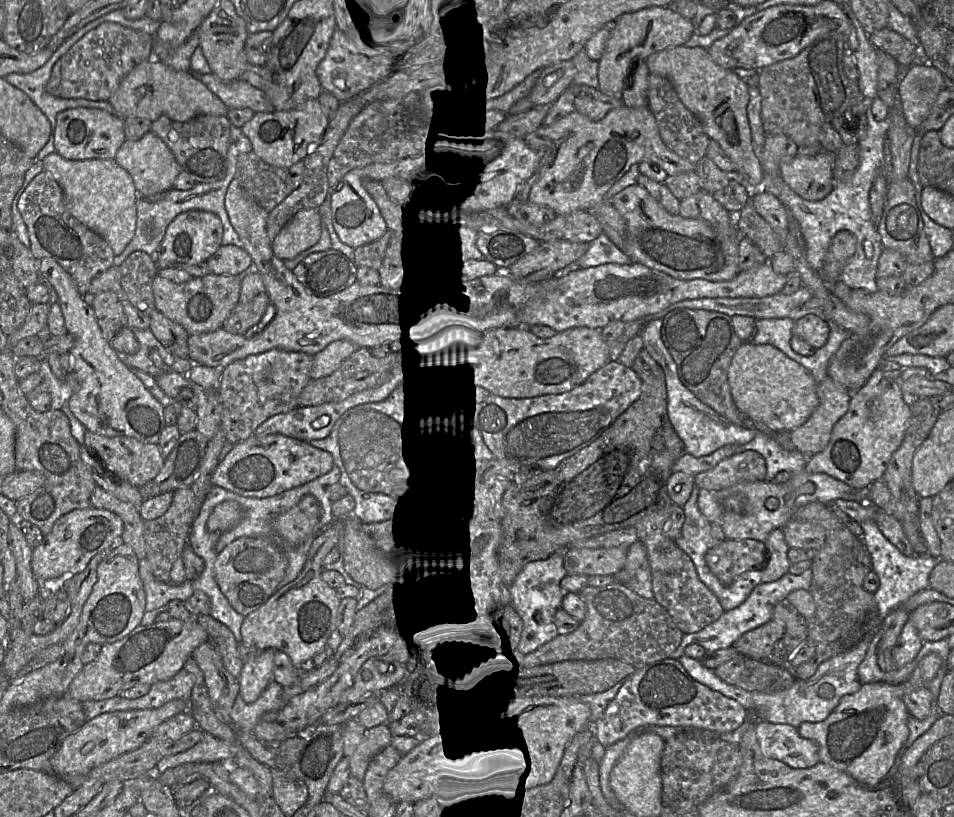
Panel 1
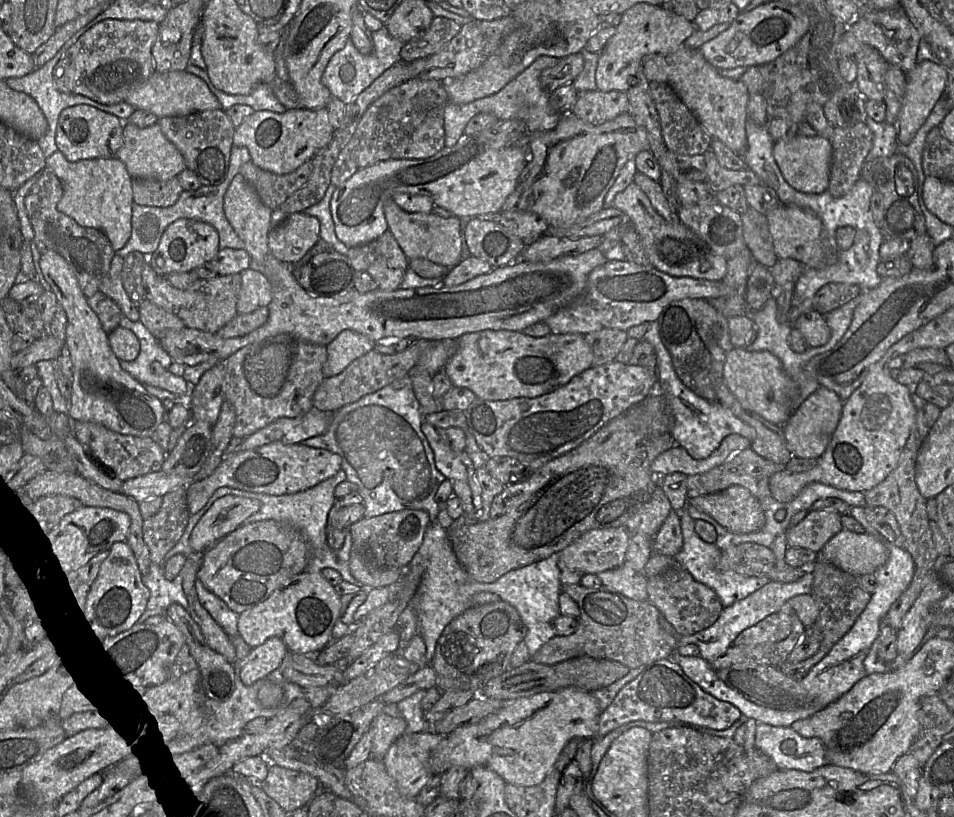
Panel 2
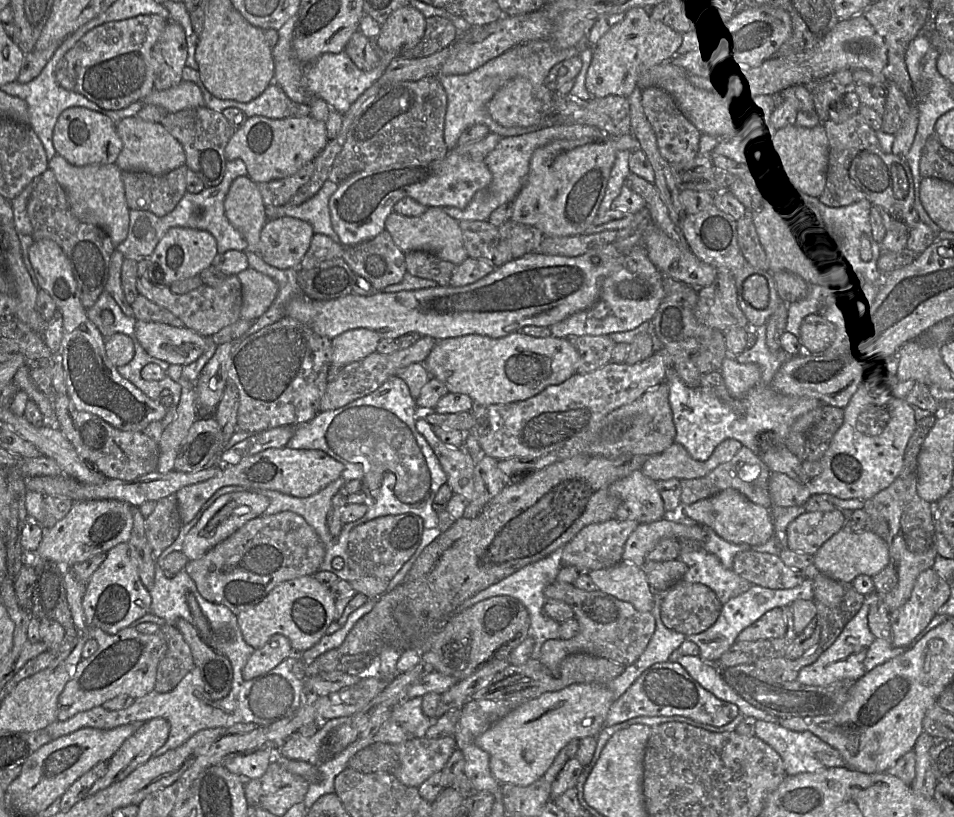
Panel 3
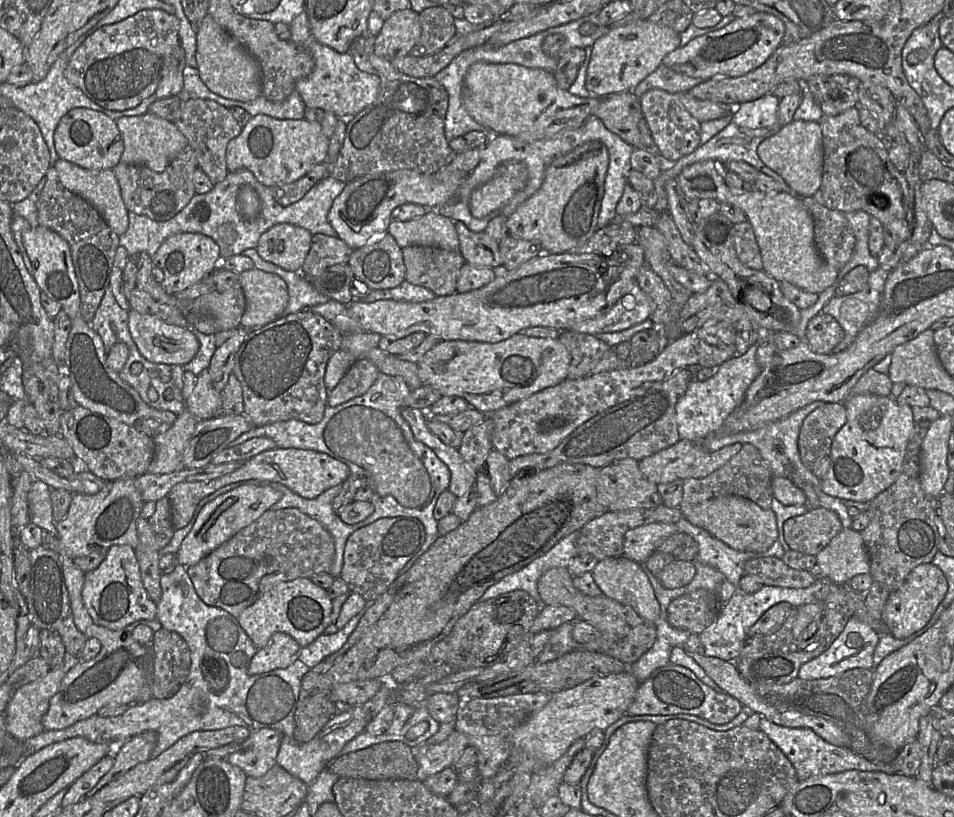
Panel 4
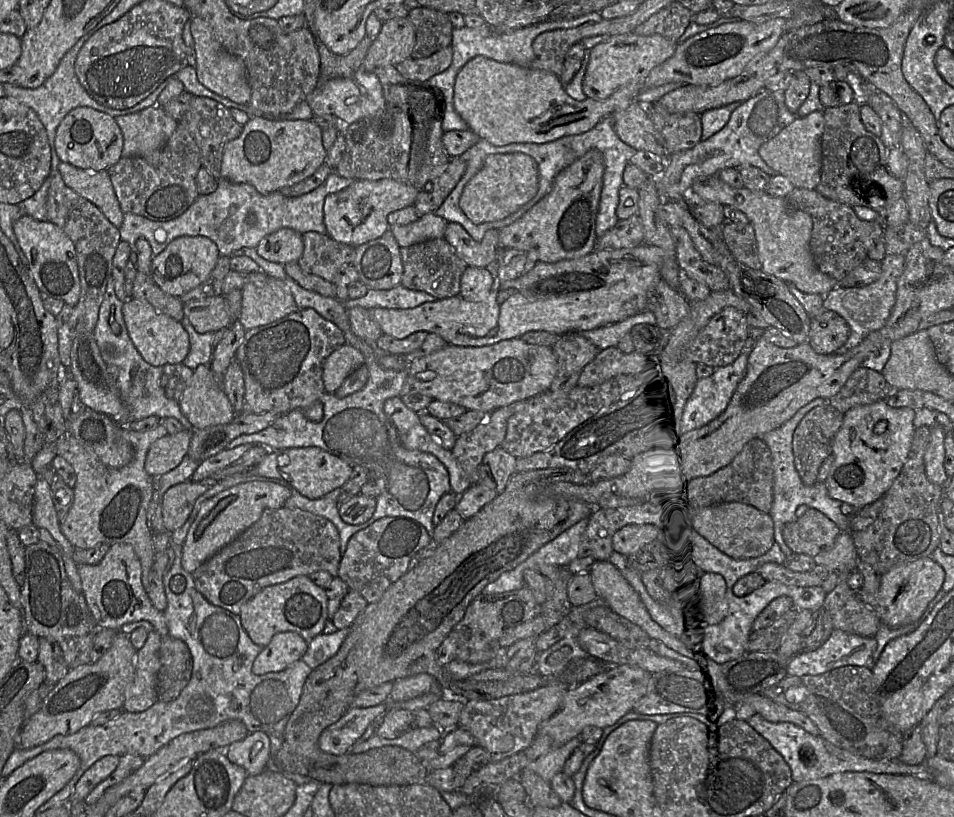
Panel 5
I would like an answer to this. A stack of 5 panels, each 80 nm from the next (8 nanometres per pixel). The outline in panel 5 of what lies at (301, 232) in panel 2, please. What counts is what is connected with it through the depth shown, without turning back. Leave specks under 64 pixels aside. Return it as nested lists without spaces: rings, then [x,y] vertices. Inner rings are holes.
[[[281,228],[262,238],[255,249],[260,257],[270,262],[297,263],[304,250],[302,234]]]

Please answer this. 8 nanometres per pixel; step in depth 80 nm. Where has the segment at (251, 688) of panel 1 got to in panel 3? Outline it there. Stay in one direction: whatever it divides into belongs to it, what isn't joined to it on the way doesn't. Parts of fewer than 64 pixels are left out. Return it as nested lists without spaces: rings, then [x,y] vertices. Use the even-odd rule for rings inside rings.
[[[281,634],[272,635],[265,645],[255,649],[242,670],[244,680],[256,678],[294,654],[291,643]]]

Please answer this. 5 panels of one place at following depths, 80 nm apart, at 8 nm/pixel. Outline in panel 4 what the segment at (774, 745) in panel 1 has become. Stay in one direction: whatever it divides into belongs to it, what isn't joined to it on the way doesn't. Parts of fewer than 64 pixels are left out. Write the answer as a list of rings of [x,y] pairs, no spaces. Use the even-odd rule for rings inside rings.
[[[761,716],[759,728],[768,738],[779,748],[786,756],[795,769],[798,780],[805,780],[811,777],[824,776],[843,771],[849,768],[860,771],[877,771],[884,769],[888,774],[894,774],[889,771],[889,764],[869,763],[863,761],[862,756],[854,753],[848,748],[838,747],[830,744],[818,736],[810,728],[790,728],[777,725],[767,718]]]

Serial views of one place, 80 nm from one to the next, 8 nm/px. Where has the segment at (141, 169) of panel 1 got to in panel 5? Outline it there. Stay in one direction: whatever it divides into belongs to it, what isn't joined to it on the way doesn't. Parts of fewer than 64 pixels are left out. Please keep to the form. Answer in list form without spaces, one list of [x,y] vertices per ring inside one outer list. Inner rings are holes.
[[[157,105],[115,119],[123,134],[122,157],[142,157],[151,165],[158,165],[160,150],[178,126]]]

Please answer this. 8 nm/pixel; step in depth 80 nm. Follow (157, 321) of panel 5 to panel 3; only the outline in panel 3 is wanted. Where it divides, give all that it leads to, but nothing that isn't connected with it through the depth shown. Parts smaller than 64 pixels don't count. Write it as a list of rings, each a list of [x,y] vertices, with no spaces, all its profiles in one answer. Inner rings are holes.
[[[137,320],[135,335],[152,357],[169,364],[189,365],[206,350],[208,339],[186,327]]]

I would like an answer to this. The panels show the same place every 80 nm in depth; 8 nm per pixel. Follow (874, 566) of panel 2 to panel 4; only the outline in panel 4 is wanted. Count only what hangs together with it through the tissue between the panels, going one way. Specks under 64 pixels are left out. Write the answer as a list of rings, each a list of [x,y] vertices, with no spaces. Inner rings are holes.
[[[842,528],[815,557],[826,579],[835,585],[846,584],[854,576],[870,572],[870,559],[861,532],[851,528]]]

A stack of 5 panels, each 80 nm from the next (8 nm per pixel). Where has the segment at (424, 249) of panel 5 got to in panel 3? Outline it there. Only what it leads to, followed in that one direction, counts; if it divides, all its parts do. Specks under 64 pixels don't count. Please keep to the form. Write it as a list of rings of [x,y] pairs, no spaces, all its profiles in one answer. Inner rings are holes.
[[[410,251],[404,254],[407,273],[434,281],[441,287],[449,286],[450,279],[457,268],[455,264],[424,251]]]

